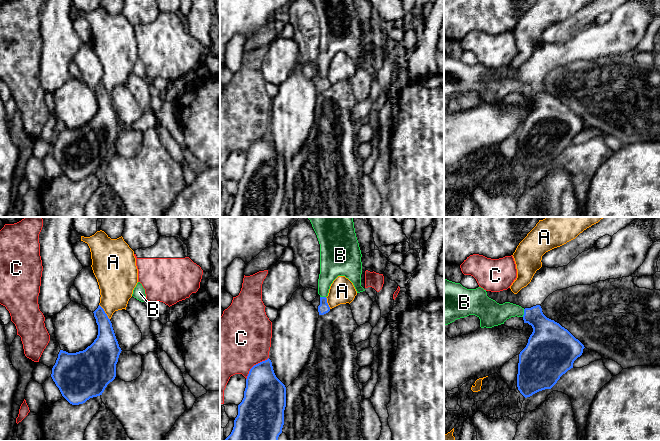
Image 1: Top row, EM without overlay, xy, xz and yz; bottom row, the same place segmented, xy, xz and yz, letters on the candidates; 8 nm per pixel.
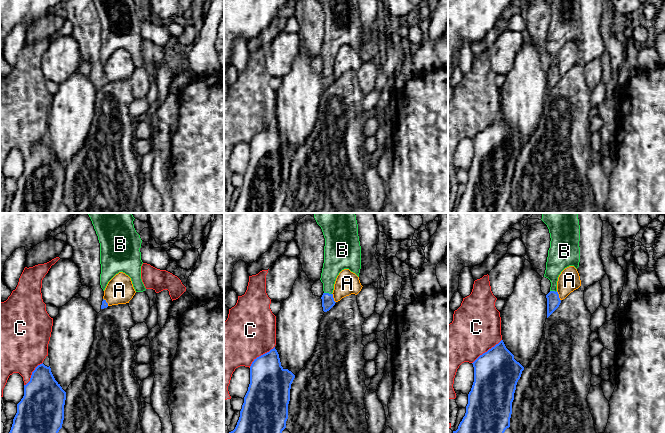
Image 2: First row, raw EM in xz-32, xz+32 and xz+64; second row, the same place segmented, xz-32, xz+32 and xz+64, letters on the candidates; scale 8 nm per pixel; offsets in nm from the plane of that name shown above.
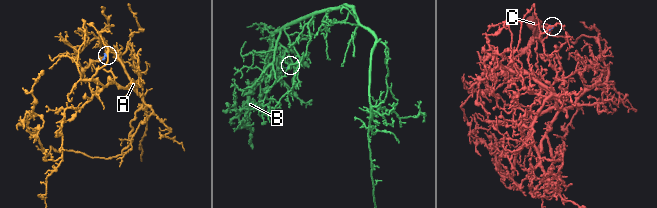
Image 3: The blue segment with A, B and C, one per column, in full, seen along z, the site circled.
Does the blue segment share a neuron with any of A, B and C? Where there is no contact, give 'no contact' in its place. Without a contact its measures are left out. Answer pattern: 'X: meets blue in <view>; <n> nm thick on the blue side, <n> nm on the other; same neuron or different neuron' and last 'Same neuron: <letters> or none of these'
A: meets blue in xy; 180 nm thick on the blue side, 280 nm on the other; different neuron
B: meets blue in yz; 240 nm thick on the blue side, 190 nm on the other; same neuron
C: meets blue in xz; 320 nm thick on the blue side, 480 nm on the other; different neuron
Same neuron: B

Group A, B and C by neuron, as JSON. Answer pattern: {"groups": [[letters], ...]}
{"groups": [["A"], ["B"], ["C"]]}

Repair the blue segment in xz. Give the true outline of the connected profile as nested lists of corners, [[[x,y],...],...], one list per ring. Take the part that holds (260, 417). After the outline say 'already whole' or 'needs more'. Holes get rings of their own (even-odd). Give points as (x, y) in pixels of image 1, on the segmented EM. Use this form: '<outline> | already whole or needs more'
[[[268,358],[250,369],[233,430],[225,441],[278,441],[284,425],[285,407],[286,387],[276,377],[272,362]]] | already whole

